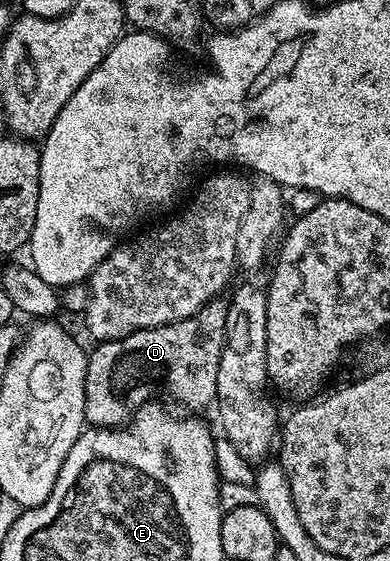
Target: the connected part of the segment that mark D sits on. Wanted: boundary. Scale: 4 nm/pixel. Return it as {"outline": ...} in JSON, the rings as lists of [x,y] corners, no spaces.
{"outline":[[[214,298],[208,300],[202,308],[199,309],[193,316],[188,316],[182,320],[176,320],[170,324],[164,324],[158,328],[144,328],[135,334],[127,334],[118,340],[103,340],[96,345],[97,349],[94,352],[88,353],[89,361],[87,362],[87,378],[85,379],[85,418],[86,421],[94,428],[116,428],[124,426],[133,418],[133,413],[138,408],[144,408],[156,396],[170,396],[173,400],[178,400],[181,404],[186,404],[186,409],[197,410],[193,408],[205,408],[214,403],[217,398],[217,379],[219,378],[219,358],[223,354],[223,342],[227,334],[227,310],[229,309],[229,301],[225,298]]]}

